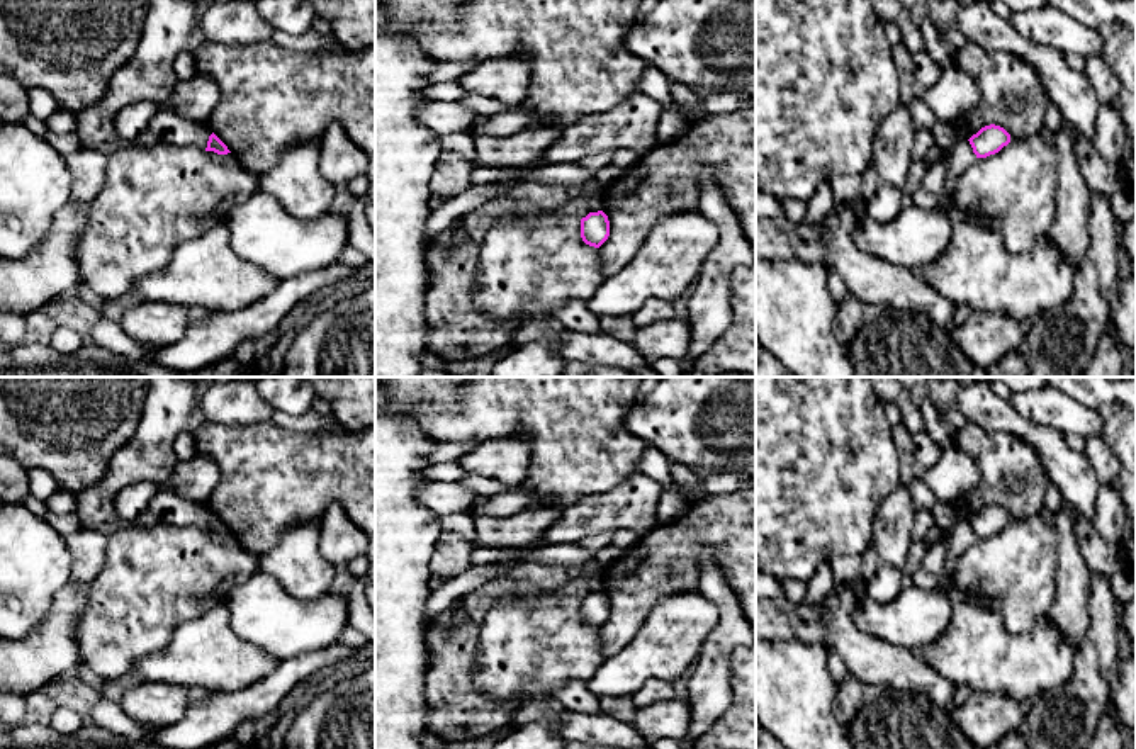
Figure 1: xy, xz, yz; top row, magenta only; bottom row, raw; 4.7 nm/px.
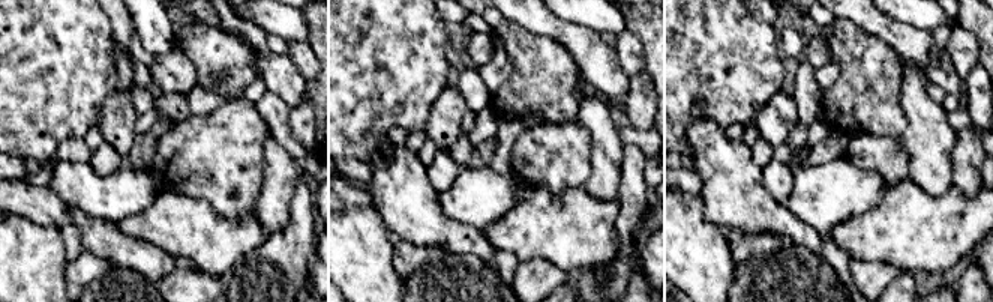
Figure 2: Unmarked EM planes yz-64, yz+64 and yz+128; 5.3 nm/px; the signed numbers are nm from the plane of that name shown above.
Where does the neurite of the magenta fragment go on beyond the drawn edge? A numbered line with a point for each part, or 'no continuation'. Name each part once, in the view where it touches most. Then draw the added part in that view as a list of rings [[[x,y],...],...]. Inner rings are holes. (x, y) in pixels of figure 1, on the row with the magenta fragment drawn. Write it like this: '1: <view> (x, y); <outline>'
no continuation

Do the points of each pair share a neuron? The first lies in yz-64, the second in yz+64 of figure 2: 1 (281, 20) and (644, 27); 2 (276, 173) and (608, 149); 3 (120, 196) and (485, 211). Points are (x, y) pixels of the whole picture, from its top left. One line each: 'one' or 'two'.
1: two
2: one
3: one

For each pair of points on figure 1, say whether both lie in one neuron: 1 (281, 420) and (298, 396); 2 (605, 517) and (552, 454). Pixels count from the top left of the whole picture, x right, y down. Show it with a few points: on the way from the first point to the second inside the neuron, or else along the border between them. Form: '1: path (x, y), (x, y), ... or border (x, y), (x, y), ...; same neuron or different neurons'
1: border (275, 408), (292, 415), (303, 415), (309, 410); different neurons
2: border (625, 481), (603, 493), (584, 495), (561, 510); different neurons

